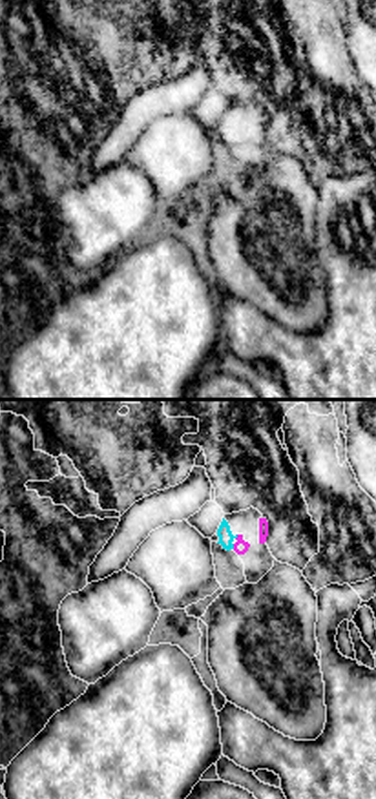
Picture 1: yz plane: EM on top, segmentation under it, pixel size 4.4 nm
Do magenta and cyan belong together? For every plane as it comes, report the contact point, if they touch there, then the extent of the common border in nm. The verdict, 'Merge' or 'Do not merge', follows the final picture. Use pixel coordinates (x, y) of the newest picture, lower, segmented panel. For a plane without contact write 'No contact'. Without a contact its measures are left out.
Touches magenta at (234, 546). Shared border 30 nm

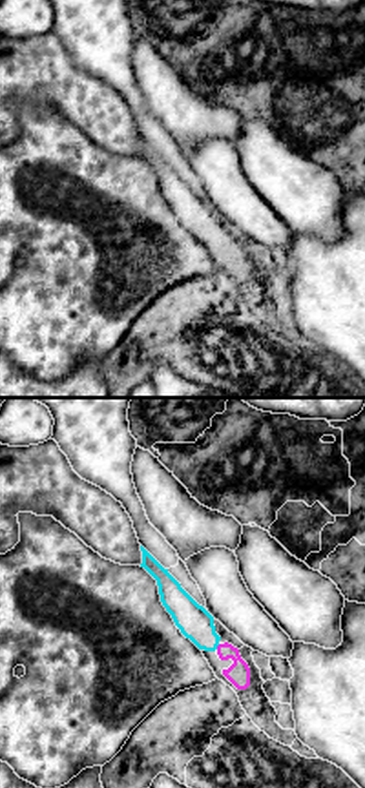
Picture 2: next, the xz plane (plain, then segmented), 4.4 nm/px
Touches magenta at (218, 646). Shared border 30 nm

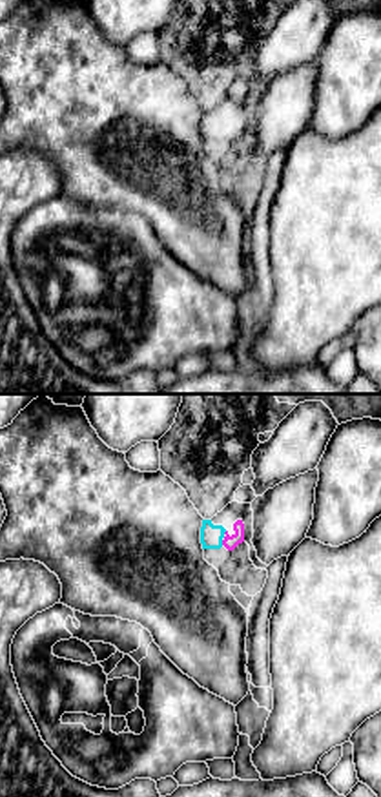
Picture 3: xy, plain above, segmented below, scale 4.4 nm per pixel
Touches magenta at (223, 542). Shared border 30 nm

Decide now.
Merge

